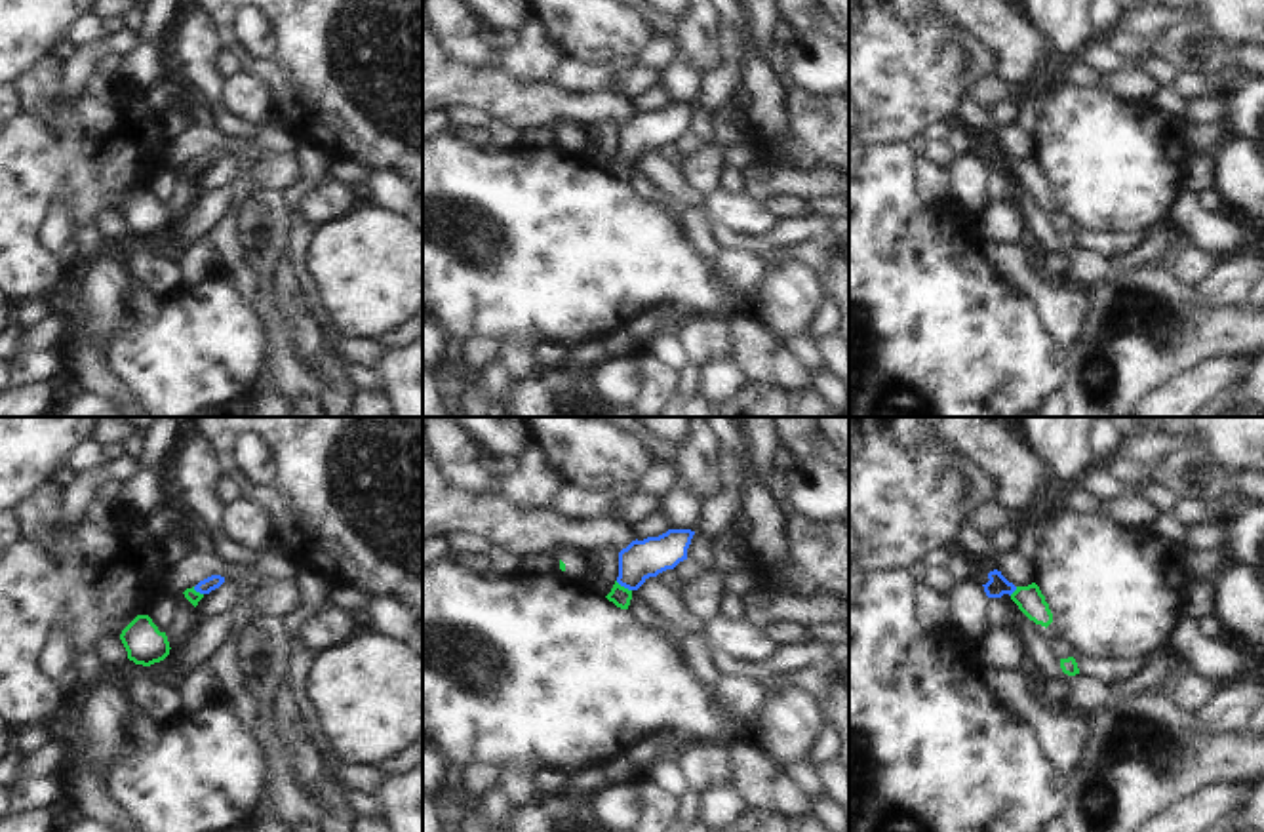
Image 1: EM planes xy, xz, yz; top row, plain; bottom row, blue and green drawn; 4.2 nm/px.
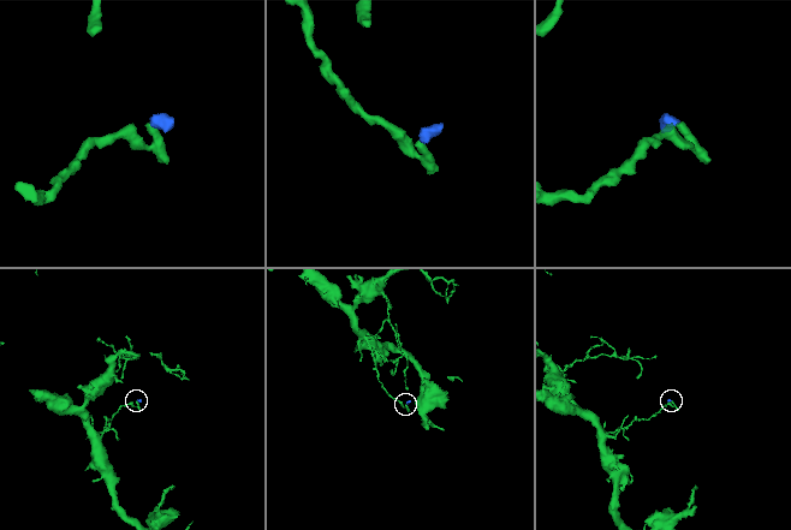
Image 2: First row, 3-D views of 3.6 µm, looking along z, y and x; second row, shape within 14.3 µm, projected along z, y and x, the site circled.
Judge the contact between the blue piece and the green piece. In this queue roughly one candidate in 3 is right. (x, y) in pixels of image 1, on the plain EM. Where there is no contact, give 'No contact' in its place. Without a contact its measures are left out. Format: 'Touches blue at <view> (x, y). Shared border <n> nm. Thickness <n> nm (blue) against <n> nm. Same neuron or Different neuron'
Touches blue at xz (623, 158). Shared border 80 nm. Thickness 160 nm (blue) against 90 nm. Same neuron.

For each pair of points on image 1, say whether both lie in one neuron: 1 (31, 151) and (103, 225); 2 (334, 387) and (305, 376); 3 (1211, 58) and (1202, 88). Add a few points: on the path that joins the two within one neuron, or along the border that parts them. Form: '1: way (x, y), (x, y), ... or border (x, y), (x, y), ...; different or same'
1: border (118, 210), (105, 208), (92, 223); different
2: border (313, 360), (322, 381), (320, 396); different
3: border (1244, 61), (1211, 79), (1181, 75); different

